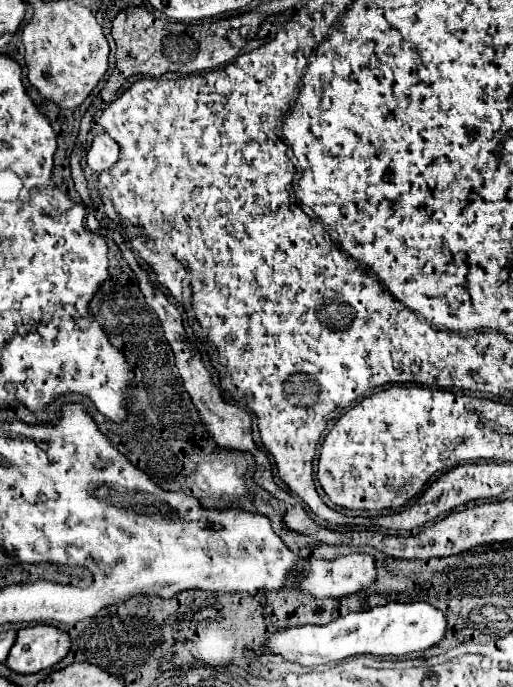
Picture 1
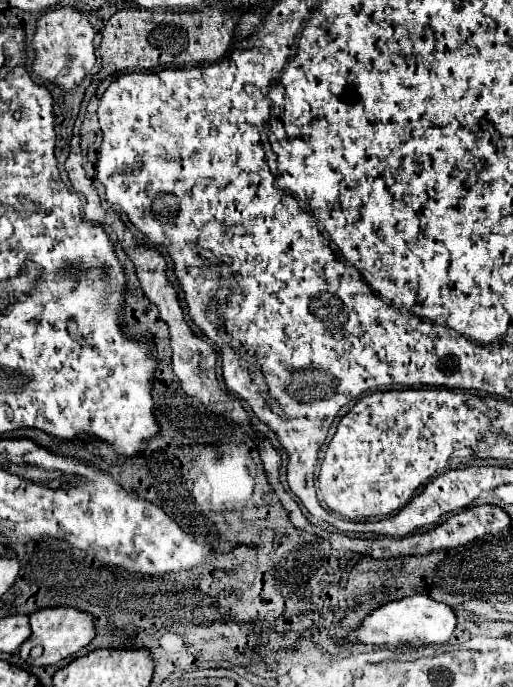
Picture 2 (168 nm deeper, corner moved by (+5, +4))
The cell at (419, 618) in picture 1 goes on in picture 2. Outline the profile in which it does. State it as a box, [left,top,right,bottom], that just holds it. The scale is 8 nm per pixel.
[348,595,458,645]

